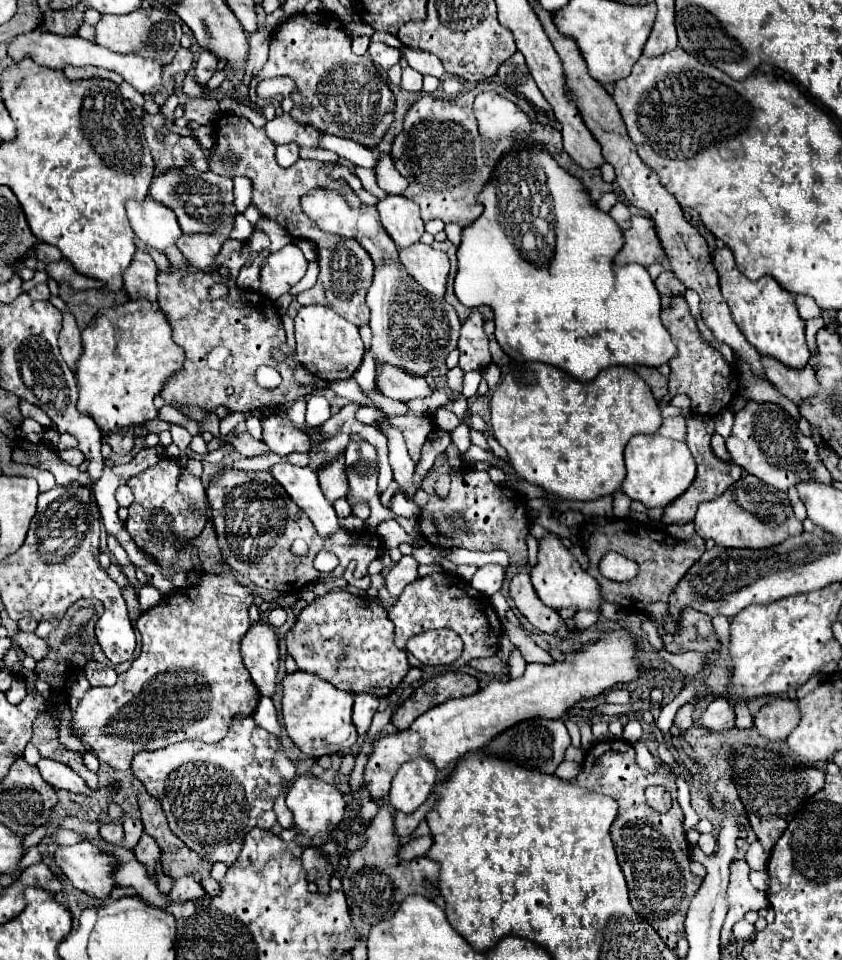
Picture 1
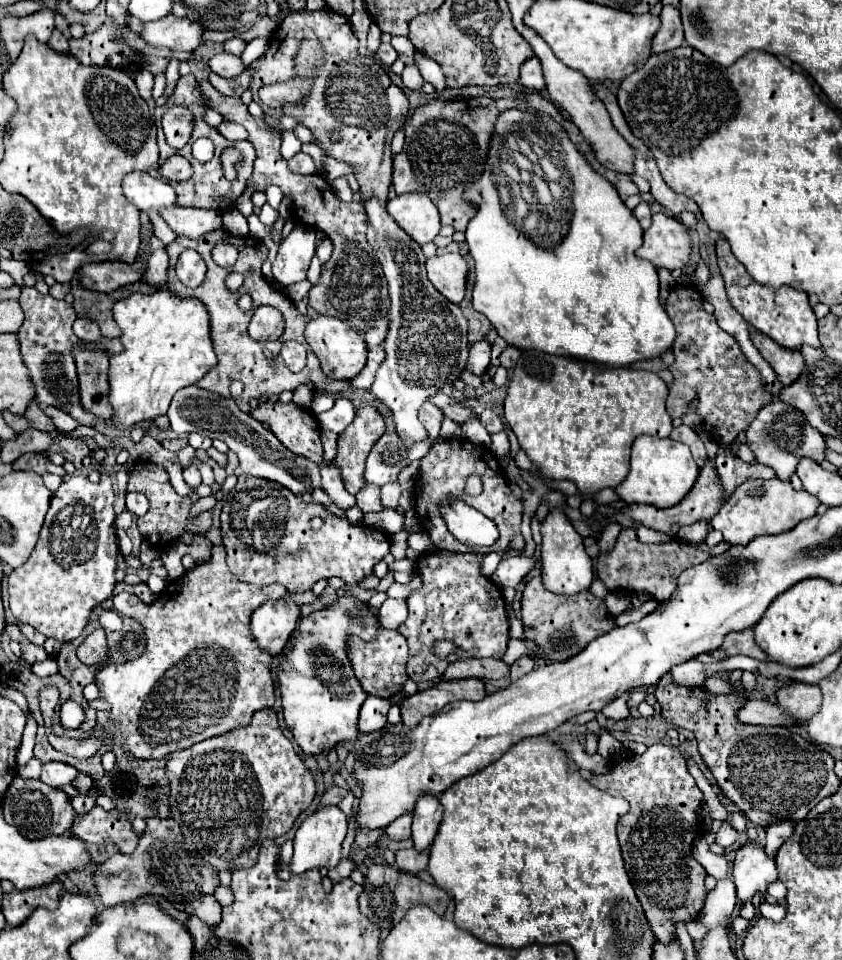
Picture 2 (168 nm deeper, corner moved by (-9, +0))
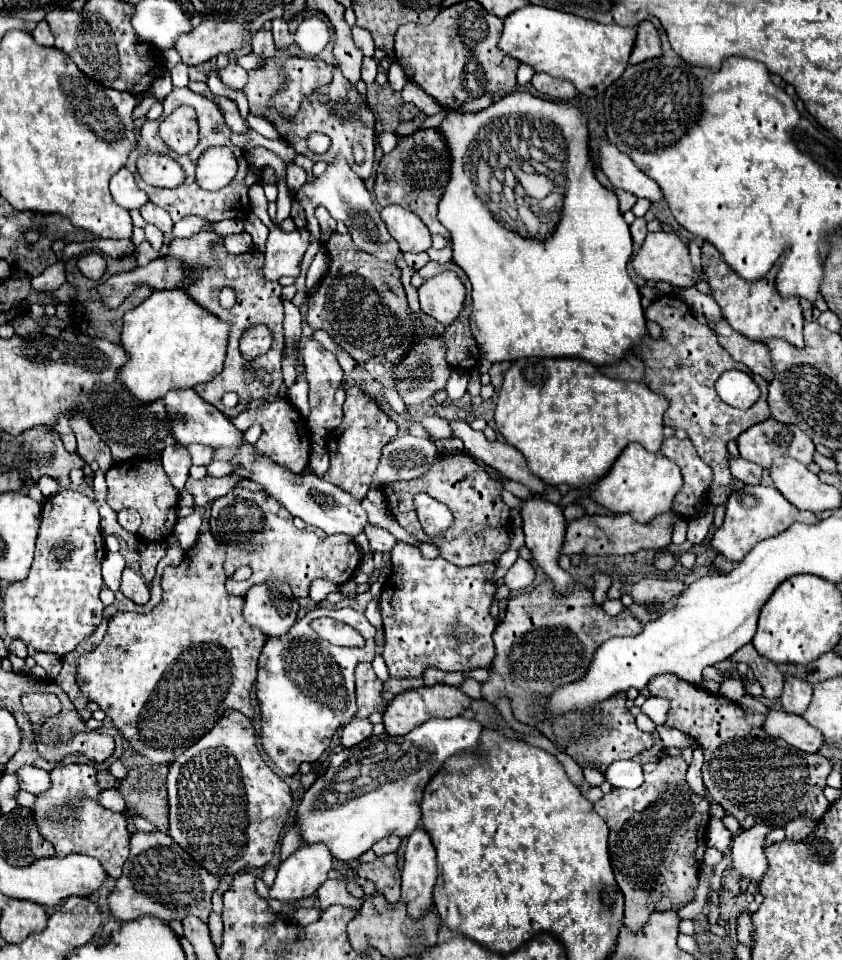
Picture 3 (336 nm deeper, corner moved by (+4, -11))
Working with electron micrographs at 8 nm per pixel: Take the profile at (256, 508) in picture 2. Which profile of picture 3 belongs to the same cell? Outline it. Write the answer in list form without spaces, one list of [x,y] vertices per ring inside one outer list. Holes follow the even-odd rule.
[[[234,487],[212,503],[210,529],[214,539],[226,547],[226,591],[240,597],[244,597],[250,587],[272,579],[288,583],[296,599],[308,597],[308,587],[314,579],[326,579],[334,585],[342,585],[354,577],[356,569],[364,561],[364,555],[354,545],[354,539],[348,539],[348,535],[326,535],[322,539],[312,531],[298,529],[292,523],[292,515],[280,503],[264,493],[254,493],[242,487]],[[240,565],[252,567],[254,575],[248,581],[232,579],[232,573]]]

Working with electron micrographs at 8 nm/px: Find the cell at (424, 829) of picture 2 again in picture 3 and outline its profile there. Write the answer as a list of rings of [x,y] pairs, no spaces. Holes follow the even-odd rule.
[[[416,827],[416,831],[408,837],[404,851],[404,869],[402,869],[402,901],[408,903],[408,915],[420,917],[422,911],[432,909],[432,887],[436,883],[436,851],[424,827]]]

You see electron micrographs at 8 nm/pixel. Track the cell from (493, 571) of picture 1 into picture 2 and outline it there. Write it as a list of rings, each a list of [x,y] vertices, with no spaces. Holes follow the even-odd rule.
[[[509,556],[503,558],[497,572],[495,572],[495,580],[501,588],[507,586],[517,586],[531,570],[535,568],[535,558],[533,556]]]

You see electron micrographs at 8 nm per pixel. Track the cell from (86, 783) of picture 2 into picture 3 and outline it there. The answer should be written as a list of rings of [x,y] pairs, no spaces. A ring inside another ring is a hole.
[[[62,765],[52,773],[52,787],[38,795],[34,805],[34,817],[40,827],[40,833],[54,843],[56,855],[64,857],[68,853],[82,853],[98,859],[104,871],[118,879],[122,865],[128,859],[128,831],[126,819],[120,813],[108,811],[98,805],[98,793],[102,791],[96,785],[96,769],[92,765]]]

